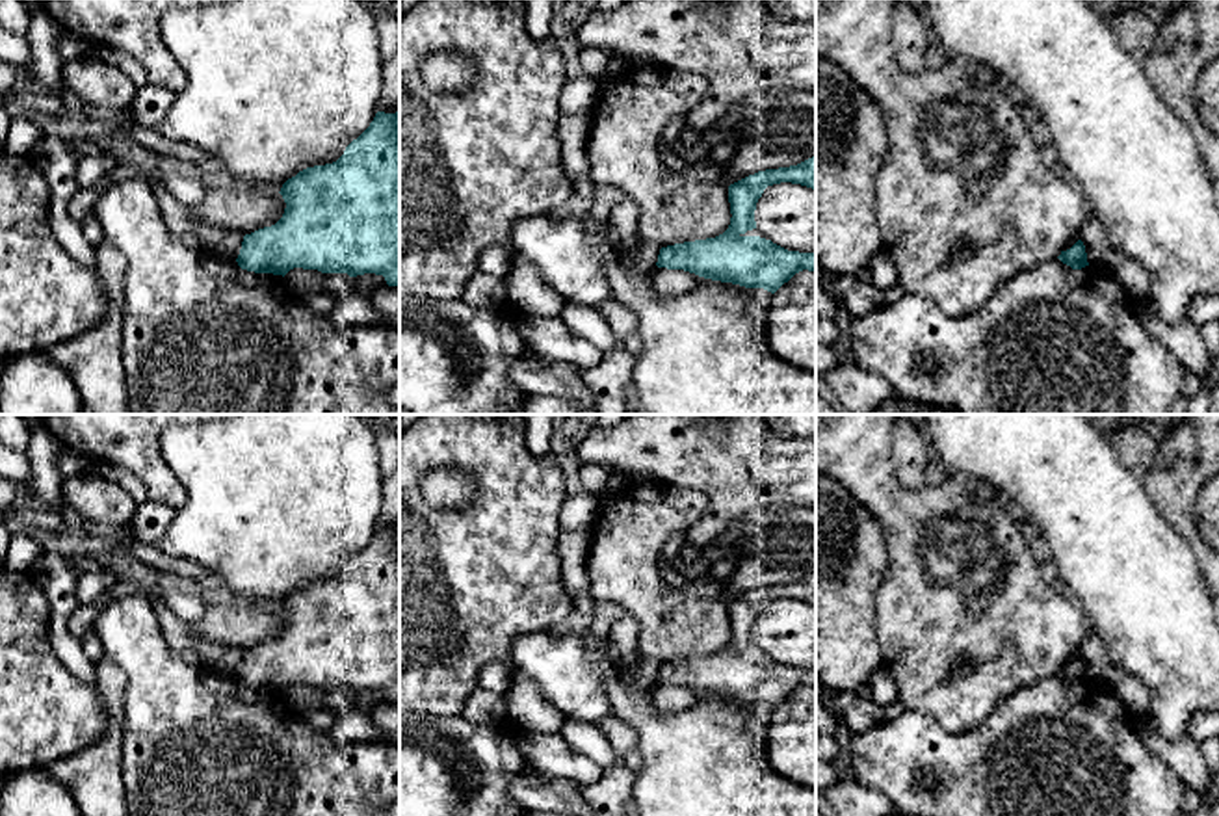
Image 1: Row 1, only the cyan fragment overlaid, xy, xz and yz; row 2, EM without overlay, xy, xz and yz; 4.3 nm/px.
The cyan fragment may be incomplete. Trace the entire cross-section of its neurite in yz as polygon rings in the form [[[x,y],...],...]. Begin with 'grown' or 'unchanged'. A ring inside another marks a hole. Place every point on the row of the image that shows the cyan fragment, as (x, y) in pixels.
unchanged | [[[1078,240],[1070,249],[1061,251],[1061,255],[1057,258],[1063,264],[1070,266],[1072,270],[1081,270],[1081,268],[1089,266],[1085,245],[1081,240]]]

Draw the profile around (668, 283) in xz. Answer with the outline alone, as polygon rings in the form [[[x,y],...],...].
[[[652,268],[649,273],[652,288],[665,297],[682,296],[704,283],[704,277],[684,270]]]

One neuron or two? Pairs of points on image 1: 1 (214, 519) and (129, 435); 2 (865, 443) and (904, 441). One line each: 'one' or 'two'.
1: two
2: two

